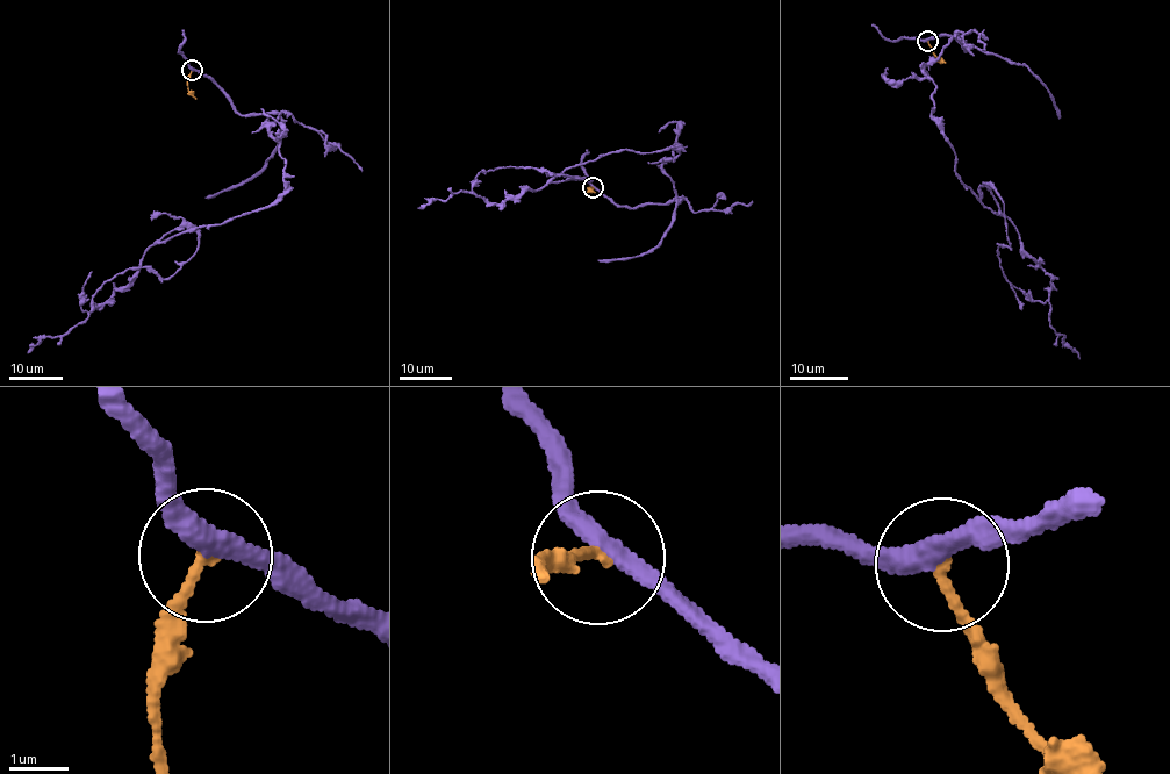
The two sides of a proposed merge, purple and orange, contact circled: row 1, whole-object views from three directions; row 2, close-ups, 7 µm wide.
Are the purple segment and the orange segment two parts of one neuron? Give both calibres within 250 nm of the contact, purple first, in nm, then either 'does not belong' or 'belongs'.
300/160 nm | does not belong

